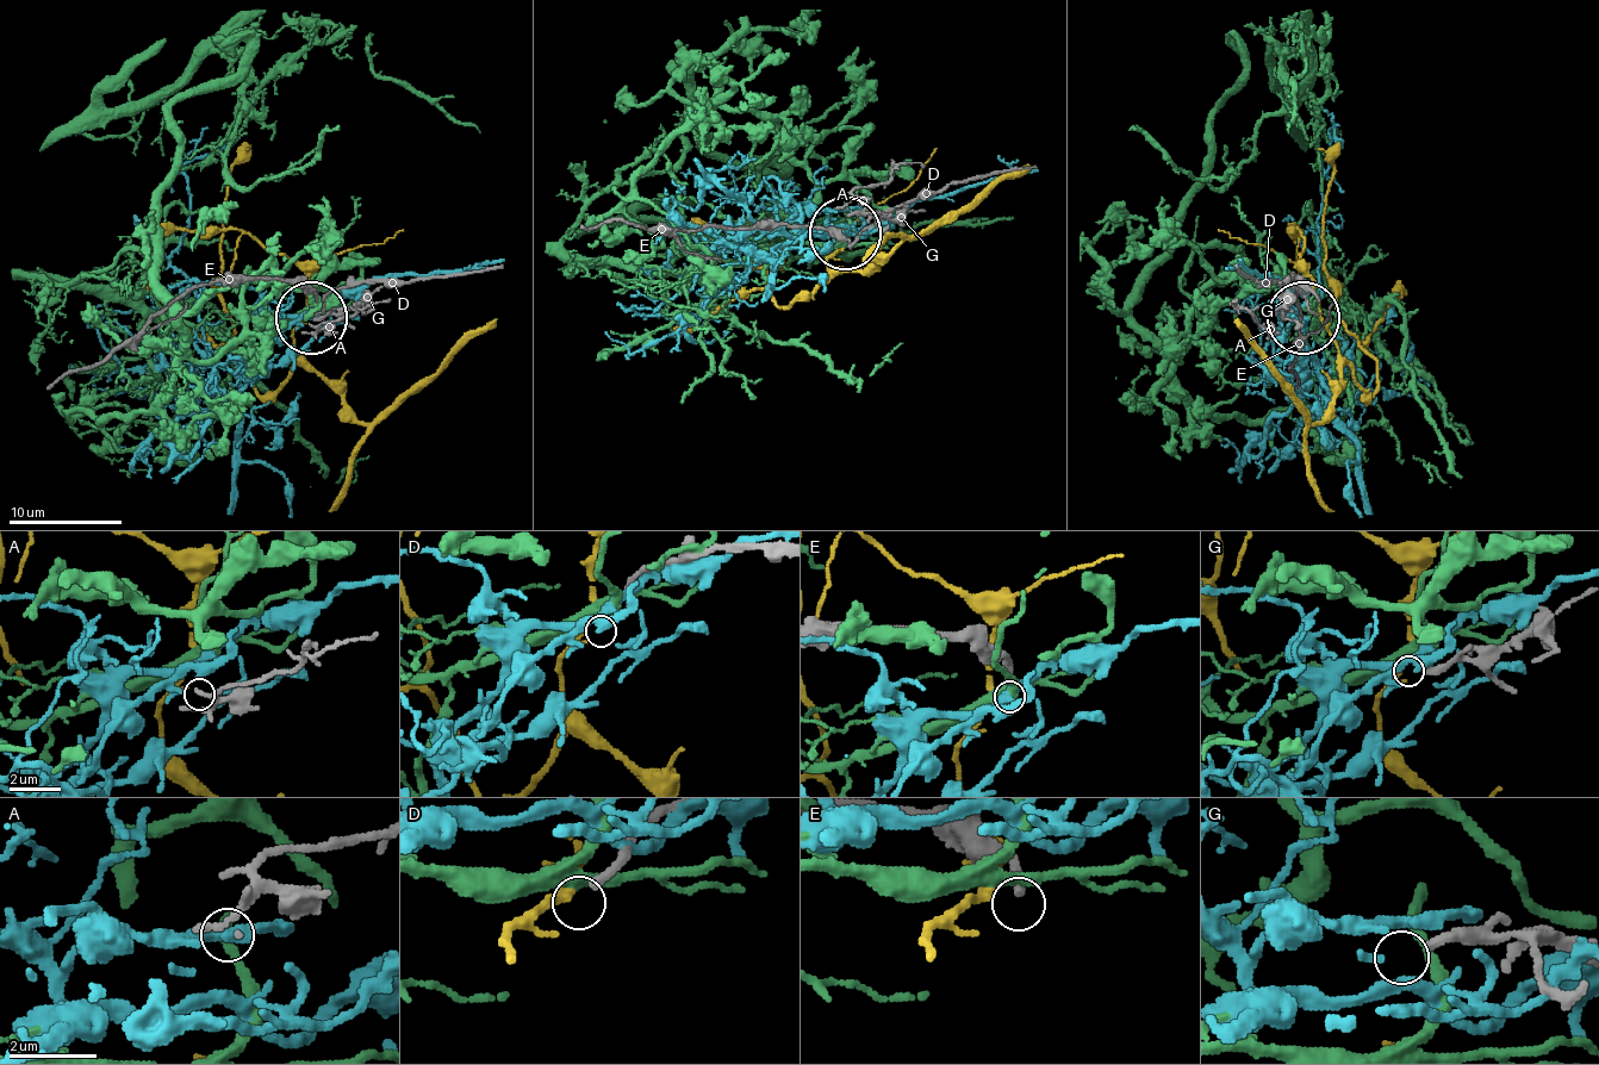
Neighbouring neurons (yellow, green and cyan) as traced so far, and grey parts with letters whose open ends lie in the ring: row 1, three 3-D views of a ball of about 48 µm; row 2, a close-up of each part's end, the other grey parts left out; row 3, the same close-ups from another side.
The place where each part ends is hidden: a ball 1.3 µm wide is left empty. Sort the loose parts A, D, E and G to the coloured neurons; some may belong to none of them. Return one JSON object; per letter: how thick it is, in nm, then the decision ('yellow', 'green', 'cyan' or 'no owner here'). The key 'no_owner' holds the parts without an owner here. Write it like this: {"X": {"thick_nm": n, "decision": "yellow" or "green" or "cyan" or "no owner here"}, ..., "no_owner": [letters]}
{"A": {"thick_nm": 130, "decision": "cyan"}, "D": {"thick_nm": 180, "decision": "no owner here"}, "E": {"thick_nm": 240, "decision": "no owner here"}, "G": {"thick_nm": 280, "decision": "no owner here"}, "no_owner": ["D", "E", "G"]}

